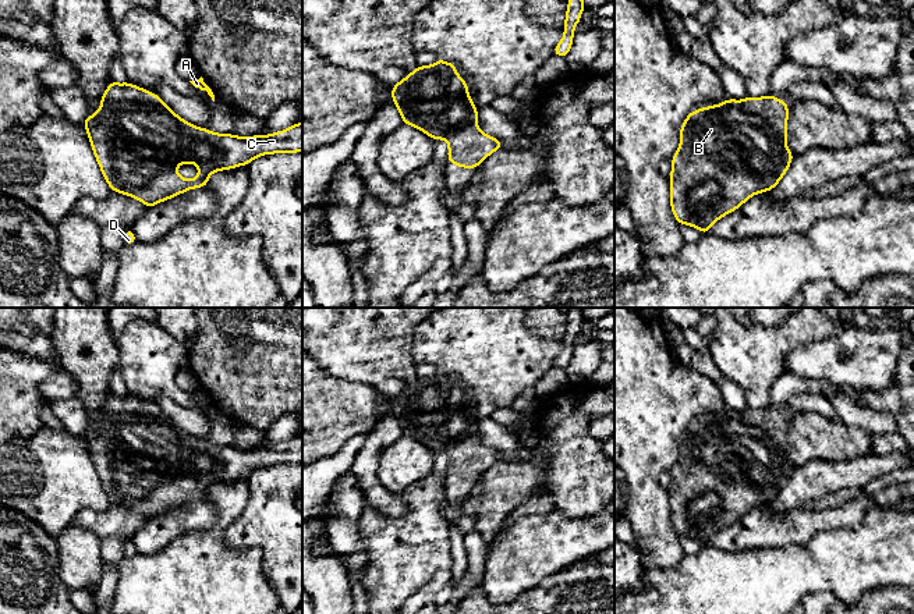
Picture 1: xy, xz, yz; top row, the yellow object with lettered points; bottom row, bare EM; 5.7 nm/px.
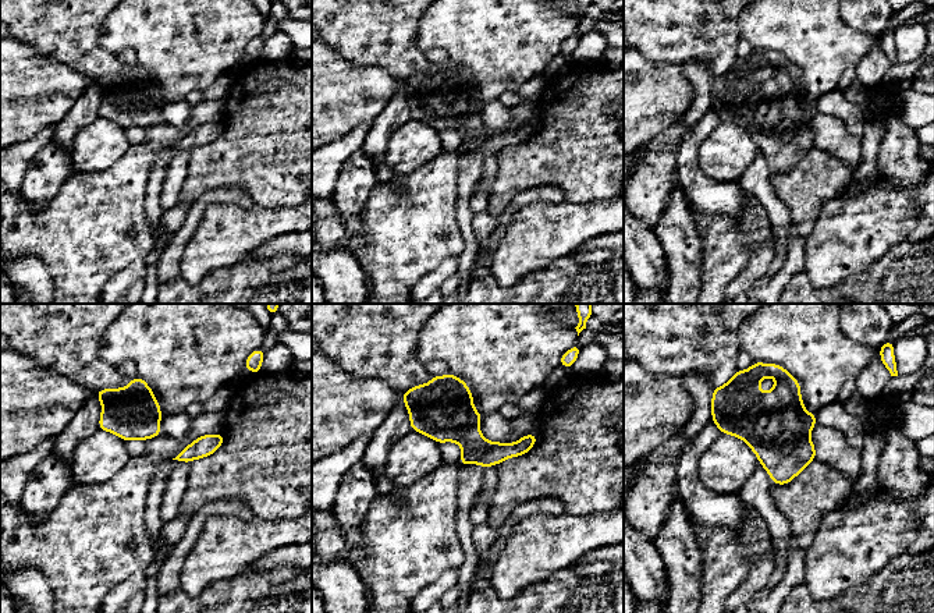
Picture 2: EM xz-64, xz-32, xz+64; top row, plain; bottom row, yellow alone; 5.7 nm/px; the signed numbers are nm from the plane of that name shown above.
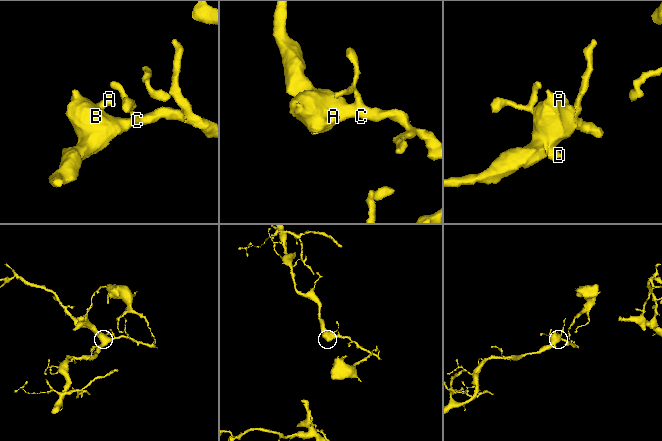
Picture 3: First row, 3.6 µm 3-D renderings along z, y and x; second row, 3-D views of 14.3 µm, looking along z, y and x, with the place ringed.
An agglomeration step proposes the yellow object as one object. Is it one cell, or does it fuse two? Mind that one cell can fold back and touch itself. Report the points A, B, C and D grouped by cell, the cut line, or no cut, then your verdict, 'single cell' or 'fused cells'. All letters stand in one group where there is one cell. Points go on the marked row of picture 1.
groups A B C D; cut none; single cell

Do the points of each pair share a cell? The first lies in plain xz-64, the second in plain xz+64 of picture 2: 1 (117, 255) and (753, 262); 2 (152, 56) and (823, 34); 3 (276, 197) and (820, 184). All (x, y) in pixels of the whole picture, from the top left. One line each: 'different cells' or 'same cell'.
1: different cells
2: same cell
3: same cell

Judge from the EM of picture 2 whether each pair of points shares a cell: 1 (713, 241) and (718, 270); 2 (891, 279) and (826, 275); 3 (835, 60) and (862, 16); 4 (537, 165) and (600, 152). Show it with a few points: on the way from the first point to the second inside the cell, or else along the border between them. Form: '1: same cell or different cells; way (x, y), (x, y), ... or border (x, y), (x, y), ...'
1: same cell; way (718, 248), (718, 264)
2: different cells; border (877, 258), (863, 269), (826, 289)
3: different cells; border (838, 14), (852, 28), (877, 36)
4: same cell; way (553, 155), (558, 152), (585, 152)

